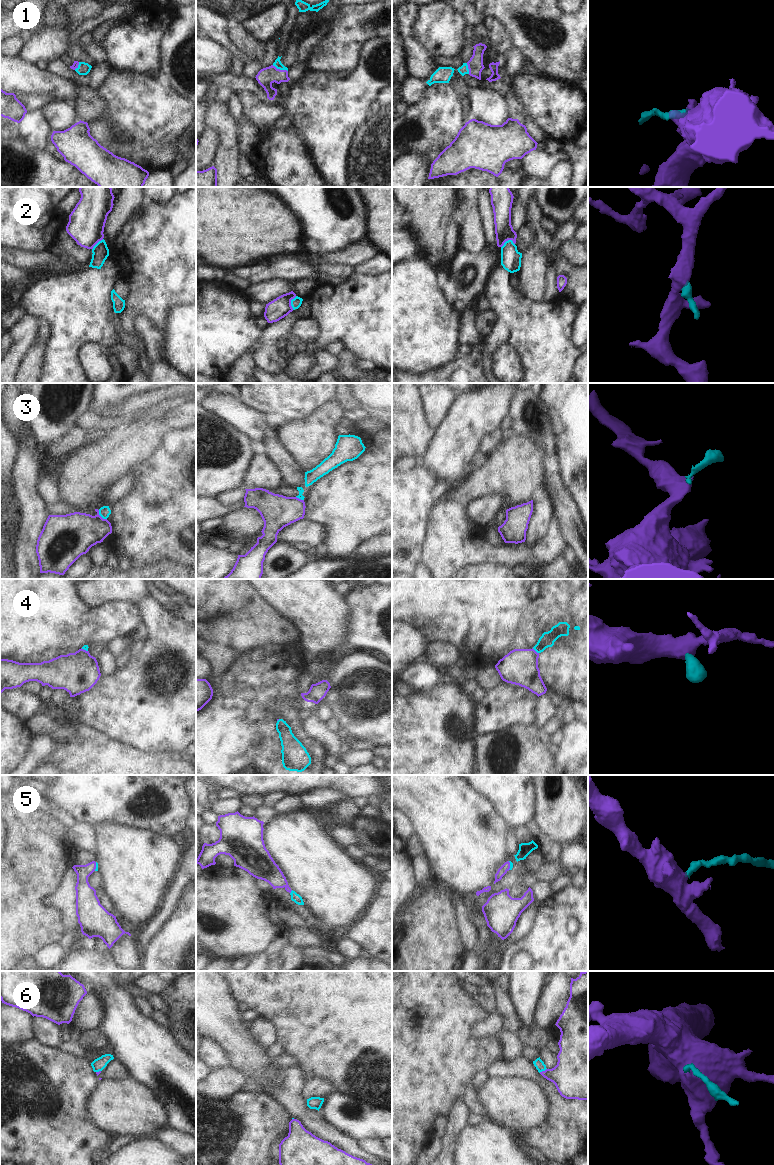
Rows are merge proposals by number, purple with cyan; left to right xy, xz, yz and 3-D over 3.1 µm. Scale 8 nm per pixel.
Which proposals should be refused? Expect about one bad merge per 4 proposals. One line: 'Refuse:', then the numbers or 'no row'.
Refuse: 2, 3

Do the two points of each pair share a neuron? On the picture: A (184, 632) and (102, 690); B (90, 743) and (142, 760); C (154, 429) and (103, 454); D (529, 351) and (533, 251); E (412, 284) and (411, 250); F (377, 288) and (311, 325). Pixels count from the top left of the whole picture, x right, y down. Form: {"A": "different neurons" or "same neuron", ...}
{"A": "same neuron", "B": "same neuron", "C": "same neuron", "D": "different neurons", "E": "different neurons", "F": "different neurons"}

